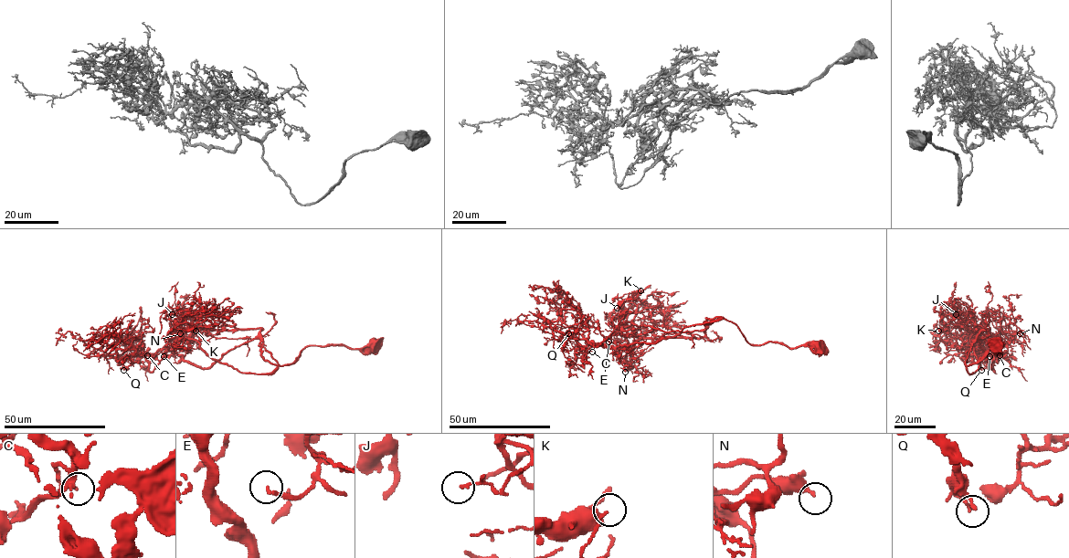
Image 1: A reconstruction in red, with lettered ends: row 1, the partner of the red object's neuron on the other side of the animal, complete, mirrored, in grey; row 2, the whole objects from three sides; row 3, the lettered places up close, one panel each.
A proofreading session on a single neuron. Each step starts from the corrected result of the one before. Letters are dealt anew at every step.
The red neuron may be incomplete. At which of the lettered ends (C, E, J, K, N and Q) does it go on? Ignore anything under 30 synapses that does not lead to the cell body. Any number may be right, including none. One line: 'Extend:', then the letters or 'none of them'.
Extend: E

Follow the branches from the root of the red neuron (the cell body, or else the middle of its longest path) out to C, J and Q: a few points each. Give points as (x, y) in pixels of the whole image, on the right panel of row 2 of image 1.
C: (996, 343), (975, 363), (965, 363), (978, 338), (990, 368), (996, 348), (991, 353), (1000, 355)
J: (996, 343), (967, 366), (968, 373), (979, 368), (973, 347), (979, 339), (964, 328), (957, 310), (956, 314)
Q: (996, 343), (967, 365), (971, 344), (979, 338), (990, 368), (996, 348), (979, 363), (981, 370)

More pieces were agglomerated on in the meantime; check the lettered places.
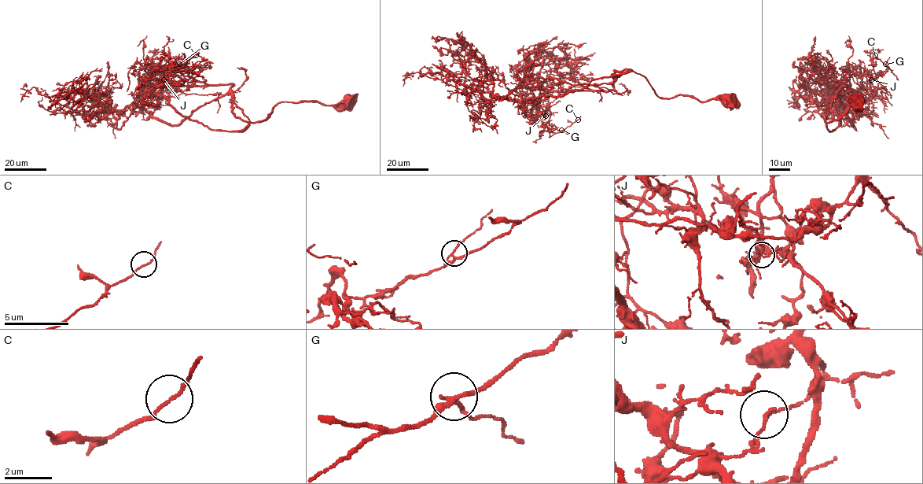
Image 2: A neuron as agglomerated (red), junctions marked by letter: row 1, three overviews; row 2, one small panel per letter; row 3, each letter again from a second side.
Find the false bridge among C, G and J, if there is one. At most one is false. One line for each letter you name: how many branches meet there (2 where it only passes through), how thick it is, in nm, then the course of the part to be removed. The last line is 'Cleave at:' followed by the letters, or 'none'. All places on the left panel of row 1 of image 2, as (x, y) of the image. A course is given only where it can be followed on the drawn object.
J: 3 branches meet; 90 nm thick; foreign part runs (163, 79), (167, 75), (162, 71), (178, 66), (199, 51)
Cleave at: J

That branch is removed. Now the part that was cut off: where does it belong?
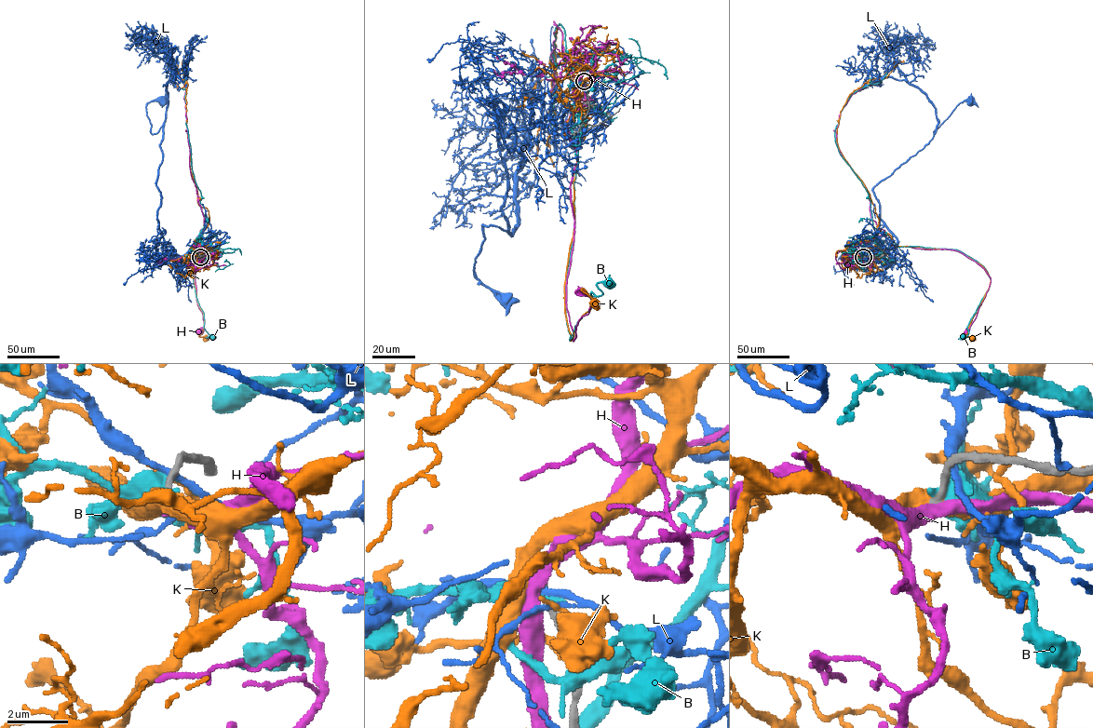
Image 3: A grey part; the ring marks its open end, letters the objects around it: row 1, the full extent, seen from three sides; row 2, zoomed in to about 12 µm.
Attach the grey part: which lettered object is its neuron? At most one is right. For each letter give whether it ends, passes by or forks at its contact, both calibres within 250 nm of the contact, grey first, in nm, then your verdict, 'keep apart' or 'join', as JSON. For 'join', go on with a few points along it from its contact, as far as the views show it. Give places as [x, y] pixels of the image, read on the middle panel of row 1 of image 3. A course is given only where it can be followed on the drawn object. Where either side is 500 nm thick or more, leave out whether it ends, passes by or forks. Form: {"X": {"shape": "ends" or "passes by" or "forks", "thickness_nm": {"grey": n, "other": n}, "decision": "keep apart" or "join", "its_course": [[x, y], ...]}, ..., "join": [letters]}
{"B": {"shape": "passes by", "thickness_nm": {"grey": 280, "other": 440}, "decision": "keep apart"}, "H": {"shape": "passes by", "thickness_nm": {"grey": 240, "other": 400}, "decision": "keep apart"}, "K": {"thickness_nm": {"grey": 260, "other": 550}, "decision": "keep apart"}, "L": {"shape": "passes by", "thickness_nm": {"grey": 320, "other": 190}, "decision": "keep apart"}, "join": []}

